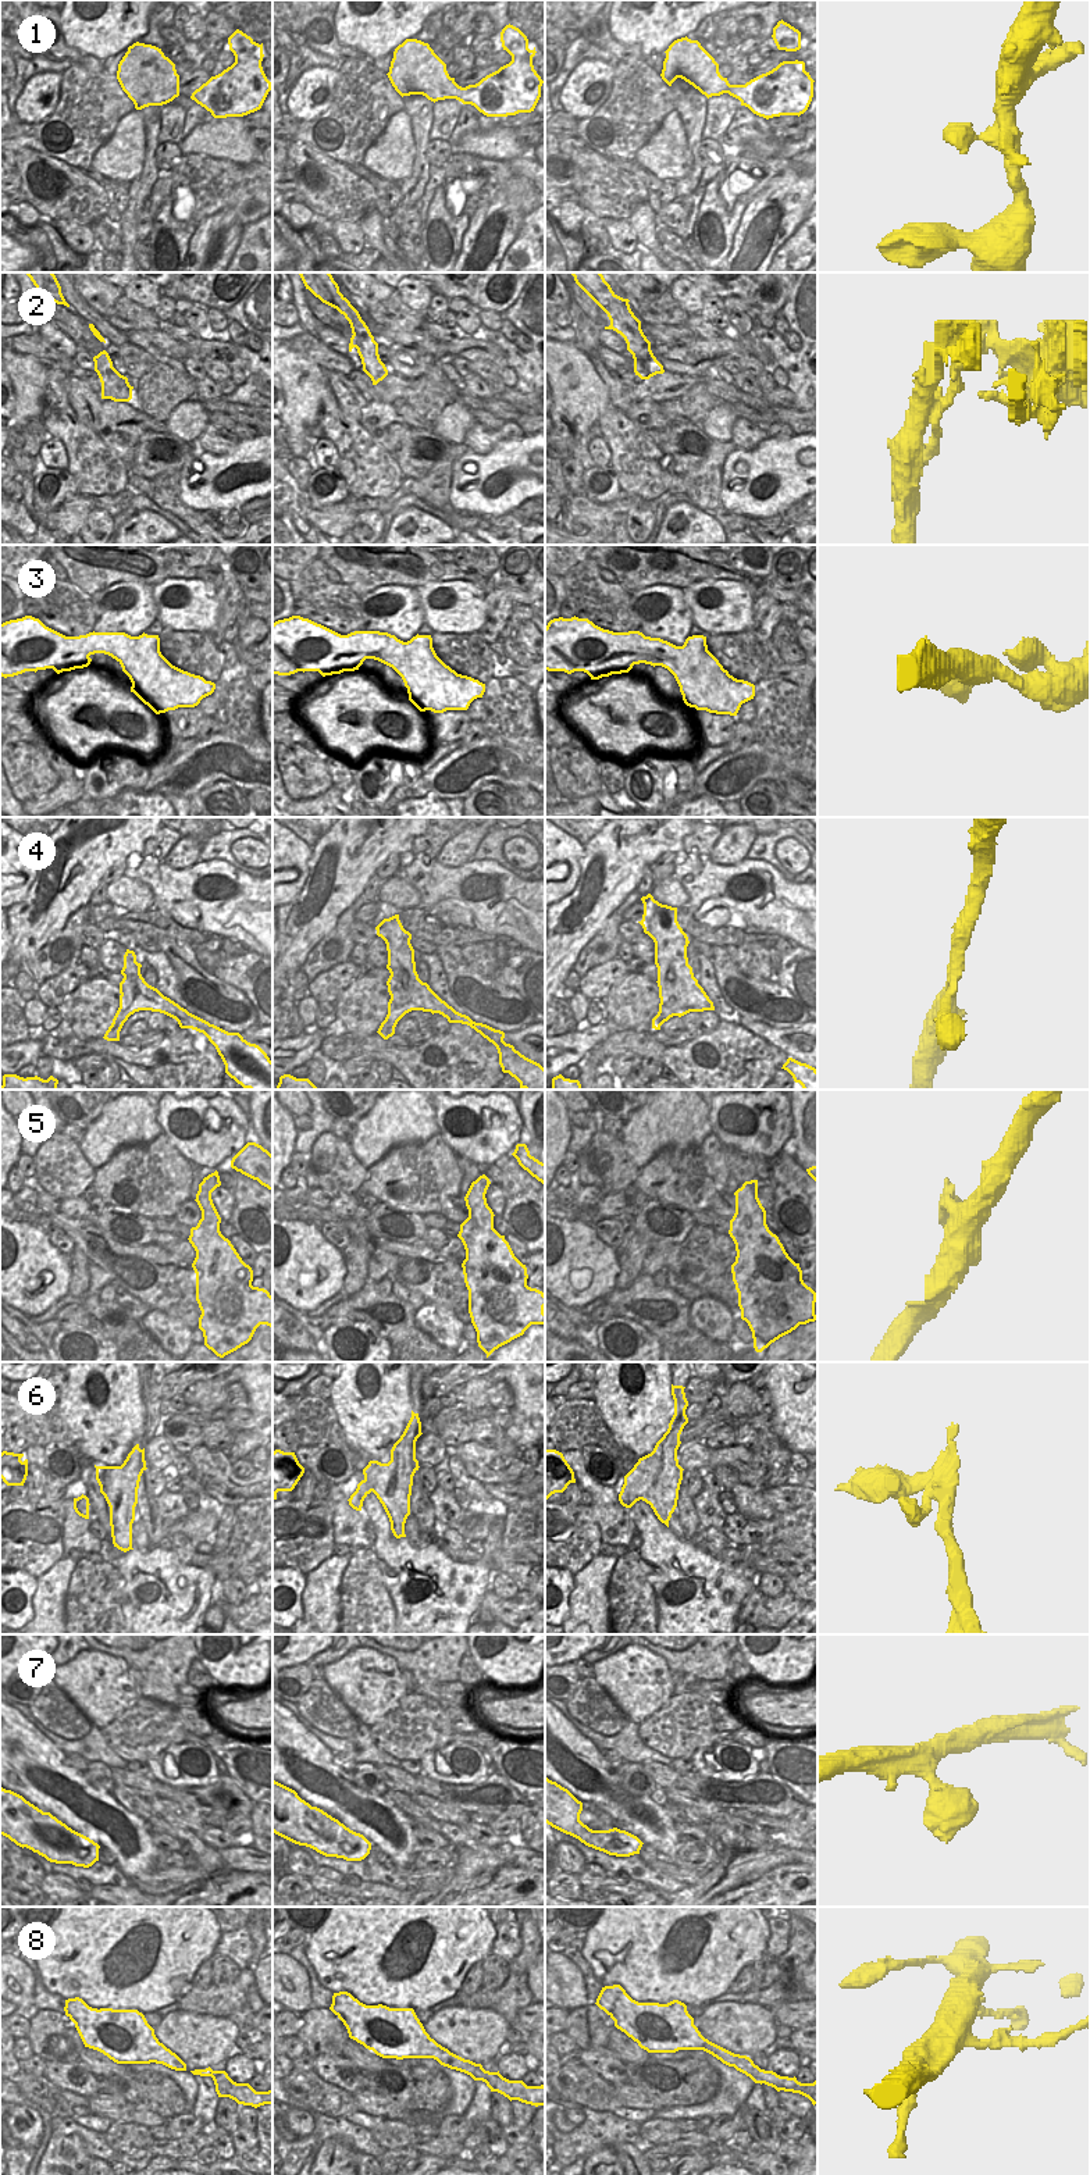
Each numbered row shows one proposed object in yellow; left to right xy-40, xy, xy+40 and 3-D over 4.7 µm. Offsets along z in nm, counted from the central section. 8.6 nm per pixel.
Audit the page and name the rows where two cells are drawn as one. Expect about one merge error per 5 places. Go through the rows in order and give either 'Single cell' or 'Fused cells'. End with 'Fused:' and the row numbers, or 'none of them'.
1: Single cell
2: Fused cells
3: Single cell
4: Single cell
5: Single cell
6: Single cell
7: Single cell
8: Single cell
Fused: 2.

